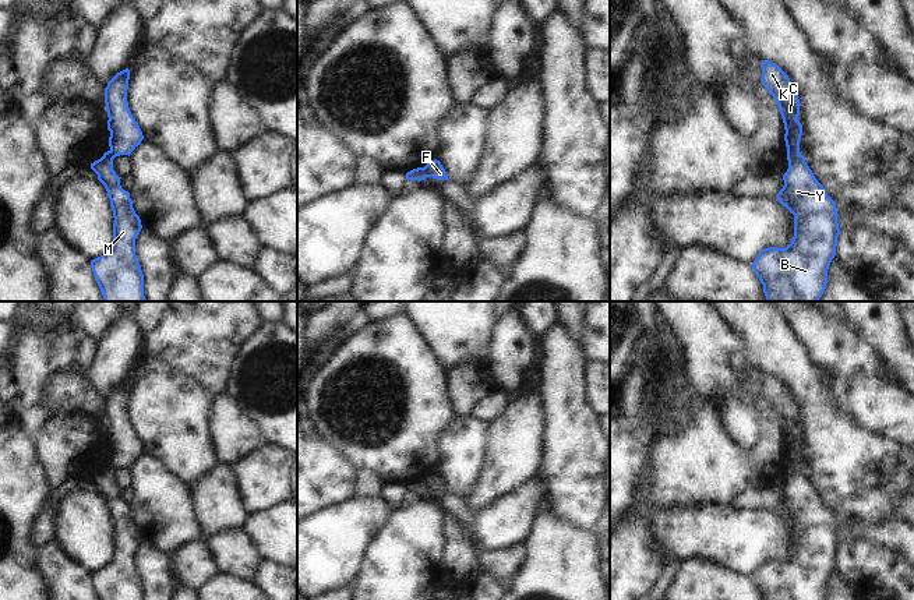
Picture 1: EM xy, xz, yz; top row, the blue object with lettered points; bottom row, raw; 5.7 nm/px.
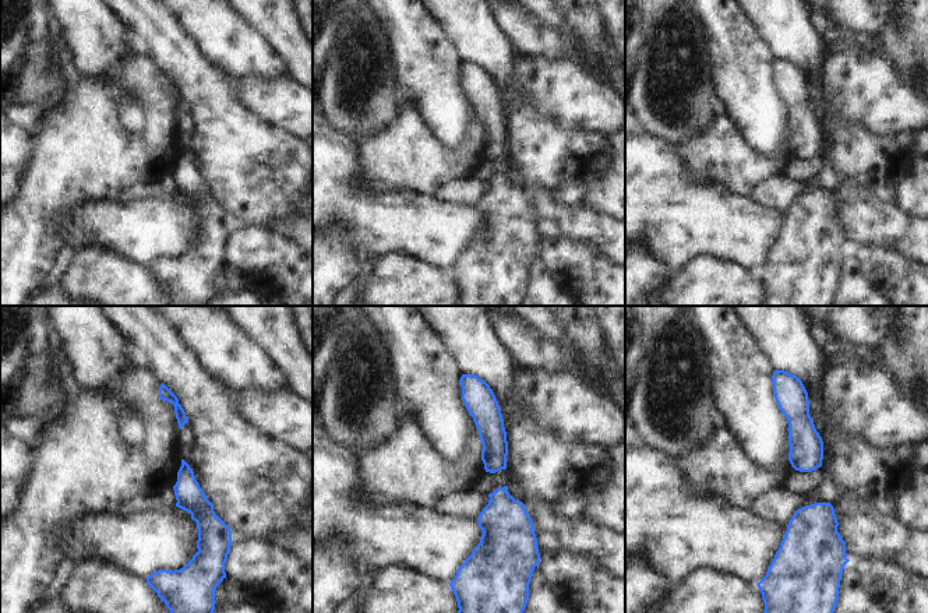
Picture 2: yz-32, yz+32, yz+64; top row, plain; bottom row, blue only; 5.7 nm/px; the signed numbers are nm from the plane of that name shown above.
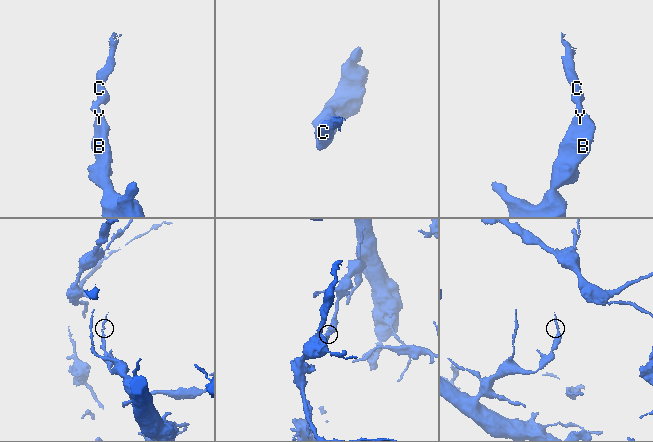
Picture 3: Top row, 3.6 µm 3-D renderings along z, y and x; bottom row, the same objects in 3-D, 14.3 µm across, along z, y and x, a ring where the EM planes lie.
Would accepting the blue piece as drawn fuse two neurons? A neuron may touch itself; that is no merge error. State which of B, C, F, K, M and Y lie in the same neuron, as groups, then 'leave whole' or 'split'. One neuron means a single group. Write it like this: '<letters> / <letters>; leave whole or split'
B M Y / C F K; split

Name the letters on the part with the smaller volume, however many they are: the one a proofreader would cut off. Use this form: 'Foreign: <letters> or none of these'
Foreign: C, F, K

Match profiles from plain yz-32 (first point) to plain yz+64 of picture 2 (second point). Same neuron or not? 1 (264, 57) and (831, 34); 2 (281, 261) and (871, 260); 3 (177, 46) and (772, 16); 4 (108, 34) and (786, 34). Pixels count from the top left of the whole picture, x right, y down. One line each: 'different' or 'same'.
1: same
2: same
3: same
4: different

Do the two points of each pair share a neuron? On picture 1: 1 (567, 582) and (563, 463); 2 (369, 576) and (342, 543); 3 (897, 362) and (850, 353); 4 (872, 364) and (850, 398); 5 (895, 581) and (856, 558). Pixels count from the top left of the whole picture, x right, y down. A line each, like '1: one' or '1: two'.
1: two
2: two
3: two
4: two
5: one

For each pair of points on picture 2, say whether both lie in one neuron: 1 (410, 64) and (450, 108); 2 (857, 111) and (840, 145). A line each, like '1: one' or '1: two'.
1: one
2: two

